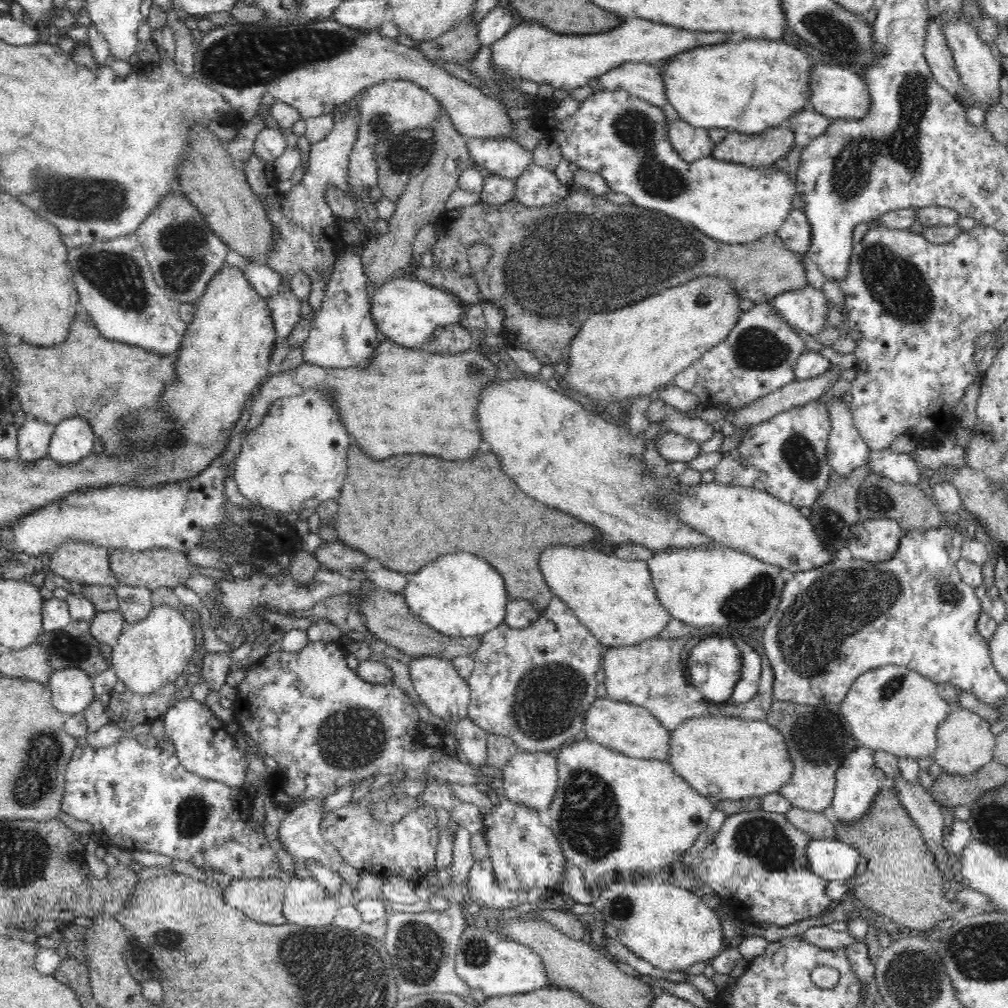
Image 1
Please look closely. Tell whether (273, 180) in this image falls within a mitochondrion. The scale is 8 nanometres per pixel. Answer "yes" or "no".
no

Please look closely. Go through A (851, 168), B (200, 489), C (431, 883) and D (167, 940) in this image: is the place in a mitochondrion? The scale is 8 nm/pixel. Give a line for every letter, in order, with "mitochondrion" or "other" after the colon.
A: mitochondrion
B: other
C: other
D: mitochondrion

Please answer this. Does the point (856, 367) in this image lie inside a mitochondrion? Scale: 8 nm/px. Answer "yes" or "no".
no

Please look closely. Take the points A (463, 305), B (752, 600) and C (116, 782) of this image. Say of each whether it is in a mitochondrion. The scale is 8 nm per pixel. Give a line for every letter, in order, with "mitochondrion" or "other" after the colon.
A: other
B: mitochondrion
C: other

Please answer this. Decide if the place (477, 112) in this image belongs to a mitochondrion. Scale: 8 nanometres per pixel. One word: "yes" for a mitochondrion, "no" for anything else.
no

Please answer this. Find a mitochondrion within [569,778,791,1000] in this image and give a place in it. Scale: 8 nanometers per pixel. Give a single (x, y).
(622, 907)

